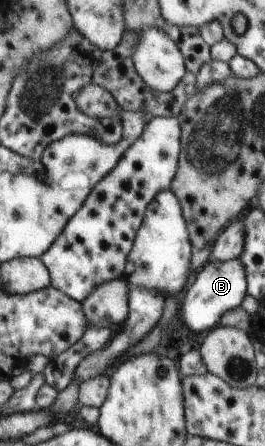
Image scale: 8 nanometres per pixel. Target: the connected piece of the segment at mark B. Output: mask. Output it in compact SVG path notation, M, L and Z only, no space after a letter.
M236 259L228 261L209 261L196 272L190 287L181 294L184 297L180 307L180 321L194 333L214 330L220 324L220 318L226 311L240 307L248 295L248 280L246 279L245 264Z

